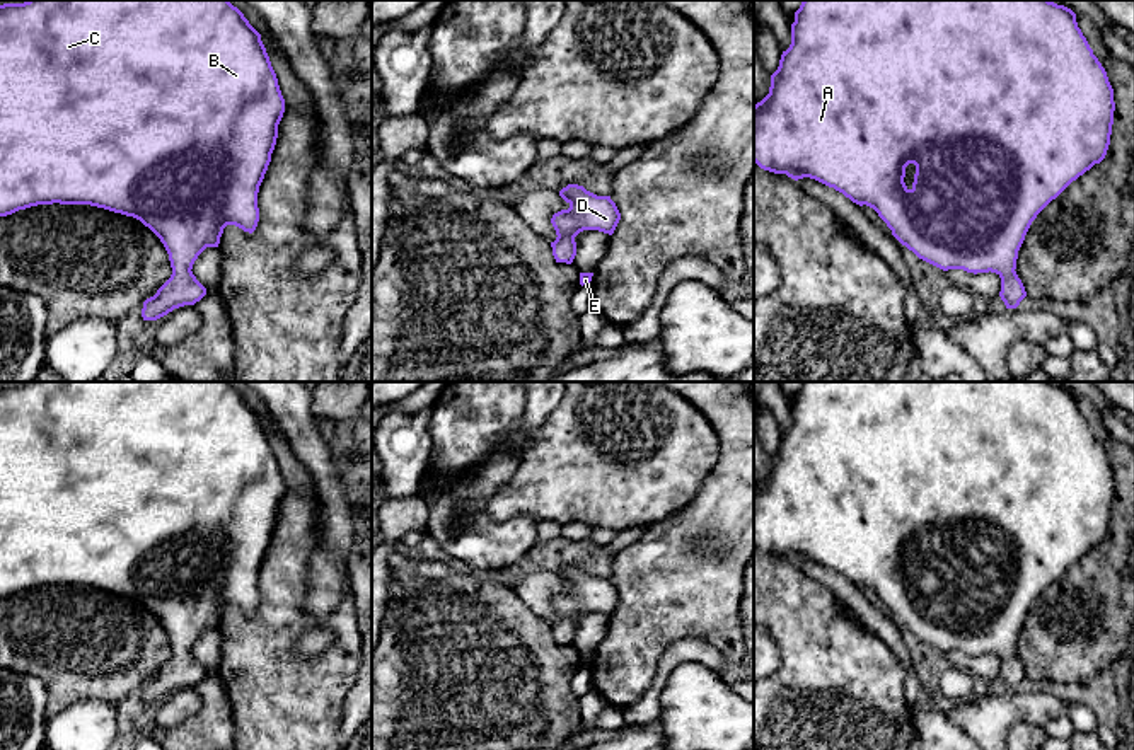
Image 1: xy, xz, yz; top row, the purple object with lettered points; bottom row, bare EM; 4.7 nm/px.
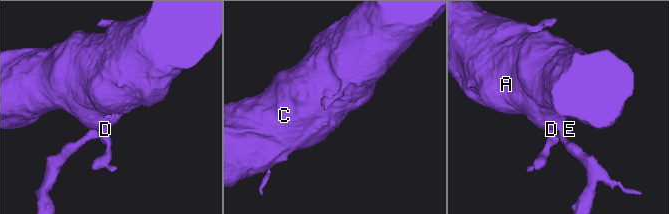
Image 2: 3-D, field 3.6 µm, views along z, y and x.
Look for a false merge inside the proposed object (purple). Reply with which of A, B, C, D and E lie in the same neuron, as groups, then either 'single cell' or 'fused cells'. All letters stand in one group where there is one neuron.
groups A B C D E; single cell

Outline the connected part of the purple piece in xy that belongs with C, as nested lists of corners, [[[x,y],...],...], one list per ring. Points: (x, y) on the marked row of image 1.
[[[27,0],[24,3],[3,3],[0,5],[0,216],[12,215],[19,210],[26,210],[38,205],[90,205],[104,208],[114,213],[133,216],[148,227],[164,244],[172,274],[157,290],[157,293],[143,302],[143,320],[157,320],[174,309],[184,305],[194,305],[206,295],[206,288],[193,274],[193,264],[206,247],[218,247],[220,237],[227,225],[235,225],[244,232],[252,234],[259,222],[257,193],[264,179],[271,153],[278,138],[278,124],[285,112],[285,99],[281,95],[276,73],[271,66],[266,48],[261,41],[261,34],[249,24],[244,14],[234,7],[229,0]]]

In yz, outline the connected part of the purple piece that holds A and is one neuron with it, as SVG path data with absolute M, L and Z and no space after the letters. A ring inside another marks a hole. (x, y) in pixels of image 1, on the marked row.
M803 0L791 24L791 44L771 75L769 94L754 106L754 162L769 172L798 181L815 179L853 203L873 208L892 235L919 259L943 269L996 273L1006 309L1027 297L1016 274L1018 251L1037 215L1073 181L1100 164L1108 150L1114 124L1114 89L1076 22L1076 14L1050 0ZM916 165L914 182L904 182L905 167Z

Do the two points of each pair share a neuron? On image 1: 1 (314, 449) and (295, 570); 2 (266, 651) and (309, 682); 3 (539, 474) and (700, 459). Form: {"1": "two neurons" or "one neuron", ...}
{"1": "two neurons", "2": "one neuron", "3": "one neuron"}

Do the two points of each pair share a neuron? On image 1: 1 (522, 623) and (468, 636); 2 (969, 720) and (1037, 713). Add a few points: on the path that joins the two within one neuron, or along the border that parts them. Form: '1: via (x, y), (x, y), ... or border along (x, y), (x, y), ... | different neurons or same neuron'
1: via (509, 636), (481, 636) | same neuron
2: via (986, 718), (996, 713), (1020, 713) | same neuron

